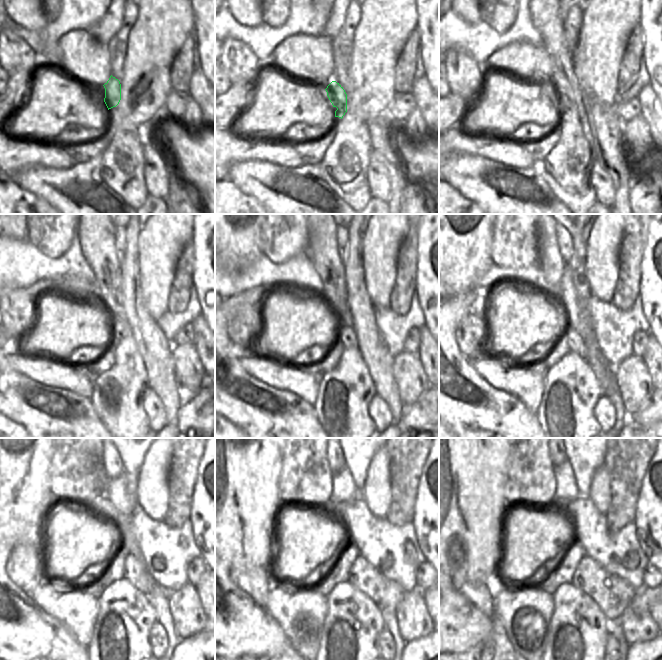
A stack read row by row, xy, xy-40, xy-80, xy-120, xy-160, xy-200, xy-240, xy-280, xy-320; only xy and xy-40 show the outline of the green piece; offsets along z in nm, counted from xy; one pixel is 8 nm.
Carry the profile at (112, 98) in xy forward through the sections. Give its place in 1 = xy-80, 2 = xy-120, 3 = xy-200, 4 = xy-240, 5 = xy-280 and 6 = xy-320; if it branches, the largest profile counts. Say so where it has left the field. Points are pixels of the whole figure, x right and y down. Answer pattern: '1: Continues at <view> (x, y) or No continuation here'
1: Continues at xy-80 (564, 102)
2: Continues at xy-120 (120, 328)
3: Continues at xy-200 (576, 344)
4: Continues at xy-240 (136, 573)
5: Continues at xy-280 (386, 594)
6: Continues at xy-320 (613, 594).

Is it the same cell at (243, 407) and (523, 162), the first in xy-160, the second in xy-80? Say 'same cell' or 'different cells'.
different cells

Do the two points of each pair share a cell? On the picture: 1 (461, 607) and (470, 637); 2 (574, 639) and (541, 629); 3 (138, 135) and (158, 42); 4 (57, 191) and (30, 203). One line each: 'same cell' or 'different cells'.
1: same cell
2: different cells
3: different cells
4: different cells

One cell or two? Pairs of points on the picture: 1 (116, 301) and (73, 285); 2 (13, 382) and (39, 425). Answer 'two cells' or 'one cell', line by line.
1: two cells
2: one cell

